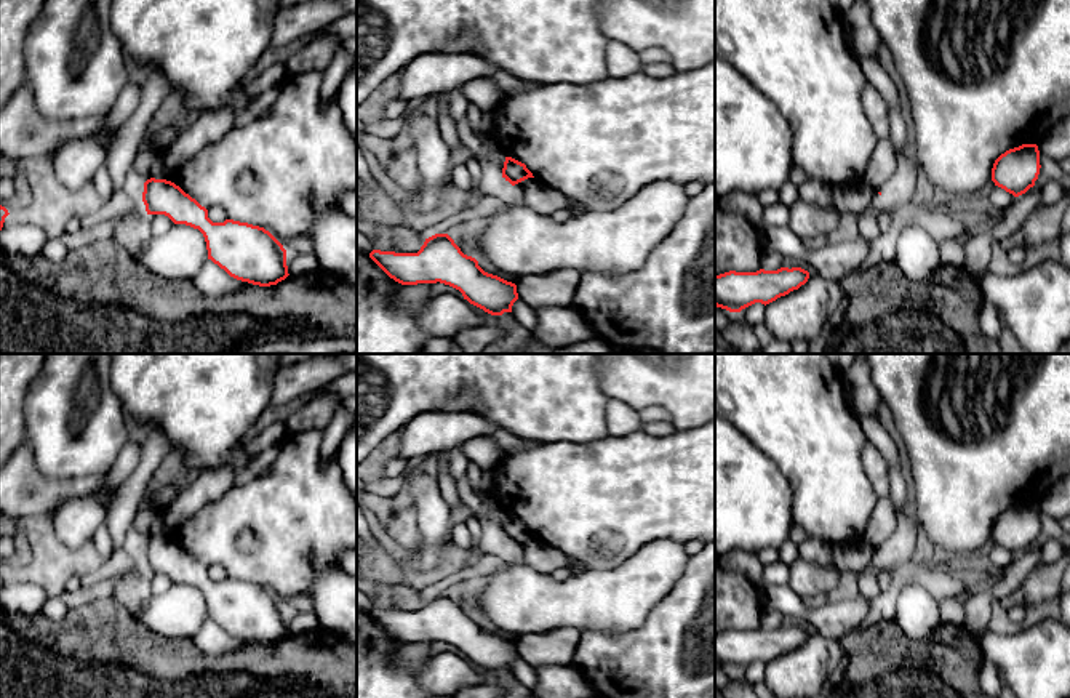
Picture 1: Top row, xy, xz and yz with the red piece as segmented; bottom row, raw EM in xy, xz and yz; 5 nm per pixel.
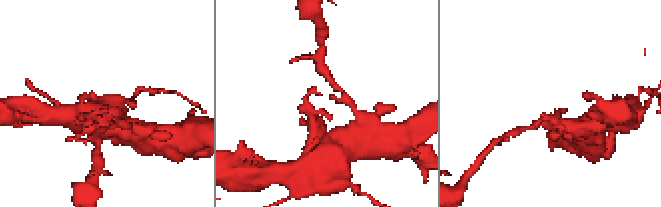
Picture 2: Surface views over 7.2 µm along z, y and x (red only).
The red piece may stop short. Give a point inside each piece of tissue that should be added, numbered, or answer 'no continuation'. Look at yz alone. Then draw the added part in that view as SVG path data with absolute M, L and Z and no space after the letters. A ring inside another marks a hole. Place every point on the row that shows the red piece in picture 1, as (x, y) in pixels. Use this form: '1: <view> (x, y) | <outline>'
no continuation

